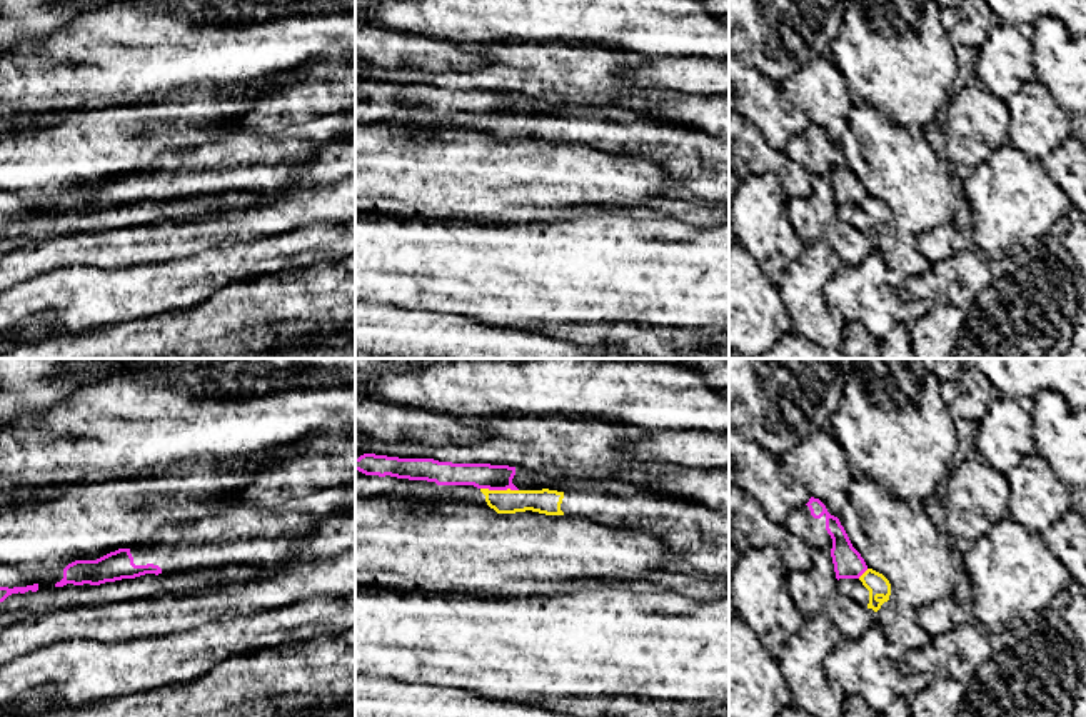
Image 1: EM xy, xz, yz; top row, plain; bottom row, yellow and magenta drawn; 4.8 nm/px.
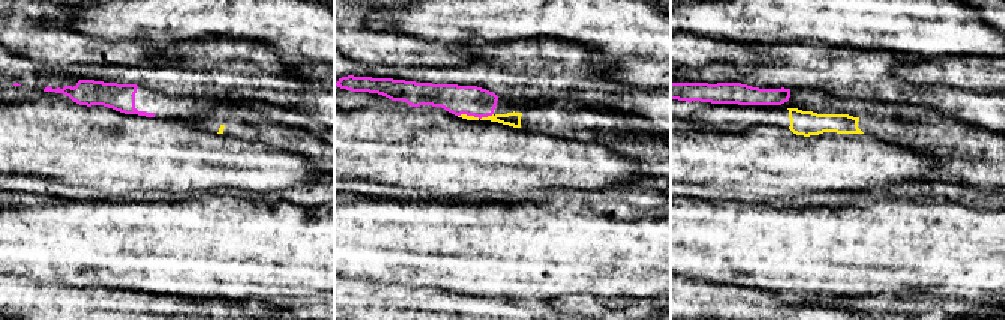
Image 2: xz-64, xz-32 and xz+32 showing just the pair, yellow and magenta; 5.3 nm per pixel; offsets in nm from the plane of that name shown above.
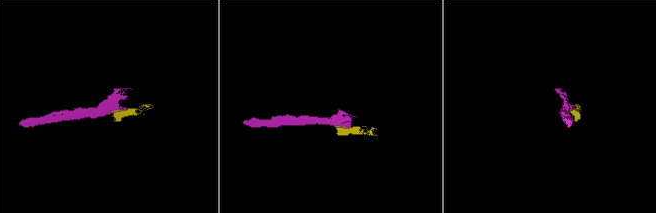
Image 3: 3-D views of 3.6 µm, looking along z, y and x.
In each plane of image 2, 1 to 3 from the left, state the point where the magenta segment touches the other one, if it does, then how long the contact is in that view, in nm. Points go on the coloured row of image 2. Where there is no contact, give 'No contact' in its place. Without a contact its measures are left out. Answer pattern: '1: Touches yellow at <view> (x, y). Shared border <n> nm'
1: No contact
2: Touches yellow at xz-32 (474, 117). Shared border 190 nm
3: No contact

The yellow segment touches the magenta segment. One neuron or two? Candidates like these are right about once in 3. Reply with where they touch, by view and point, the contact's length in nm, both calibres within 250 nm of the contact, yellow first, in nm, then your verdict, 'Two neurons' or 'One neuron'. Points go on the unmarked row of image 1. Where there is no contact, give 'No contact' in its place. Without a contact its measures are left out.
Touches yellow at xz (499, 117). Shared border 180 nm. Thickness 120 nm (yellow) against 130 nm. Two neurons

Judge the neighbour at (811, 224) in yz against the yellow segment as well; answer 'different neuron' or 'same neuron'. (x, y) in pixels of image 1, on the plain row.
different neuron

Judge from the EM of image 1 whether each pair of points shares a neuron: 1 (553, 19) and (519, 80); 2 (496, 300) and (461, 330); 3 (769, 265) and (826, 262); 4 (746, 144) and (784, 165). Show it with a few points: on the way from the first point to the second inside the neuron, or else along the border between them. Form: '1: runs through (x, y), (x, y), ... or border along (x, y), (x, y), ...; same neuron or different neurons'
1: border along (499, 44), (579, 44); different neurons
2: border along (436, 310), (512, 329); different neurons
3: border along (806, 244), (803, 252), (776, 282); different neurons
4: runs through (756, 152), (763, 159), (774, 162); same neuron

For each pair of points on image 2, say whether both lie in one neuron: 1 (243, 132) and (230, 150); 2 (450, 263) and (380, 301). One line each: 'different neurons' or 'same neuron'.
1: different neurons
2: different neurons

